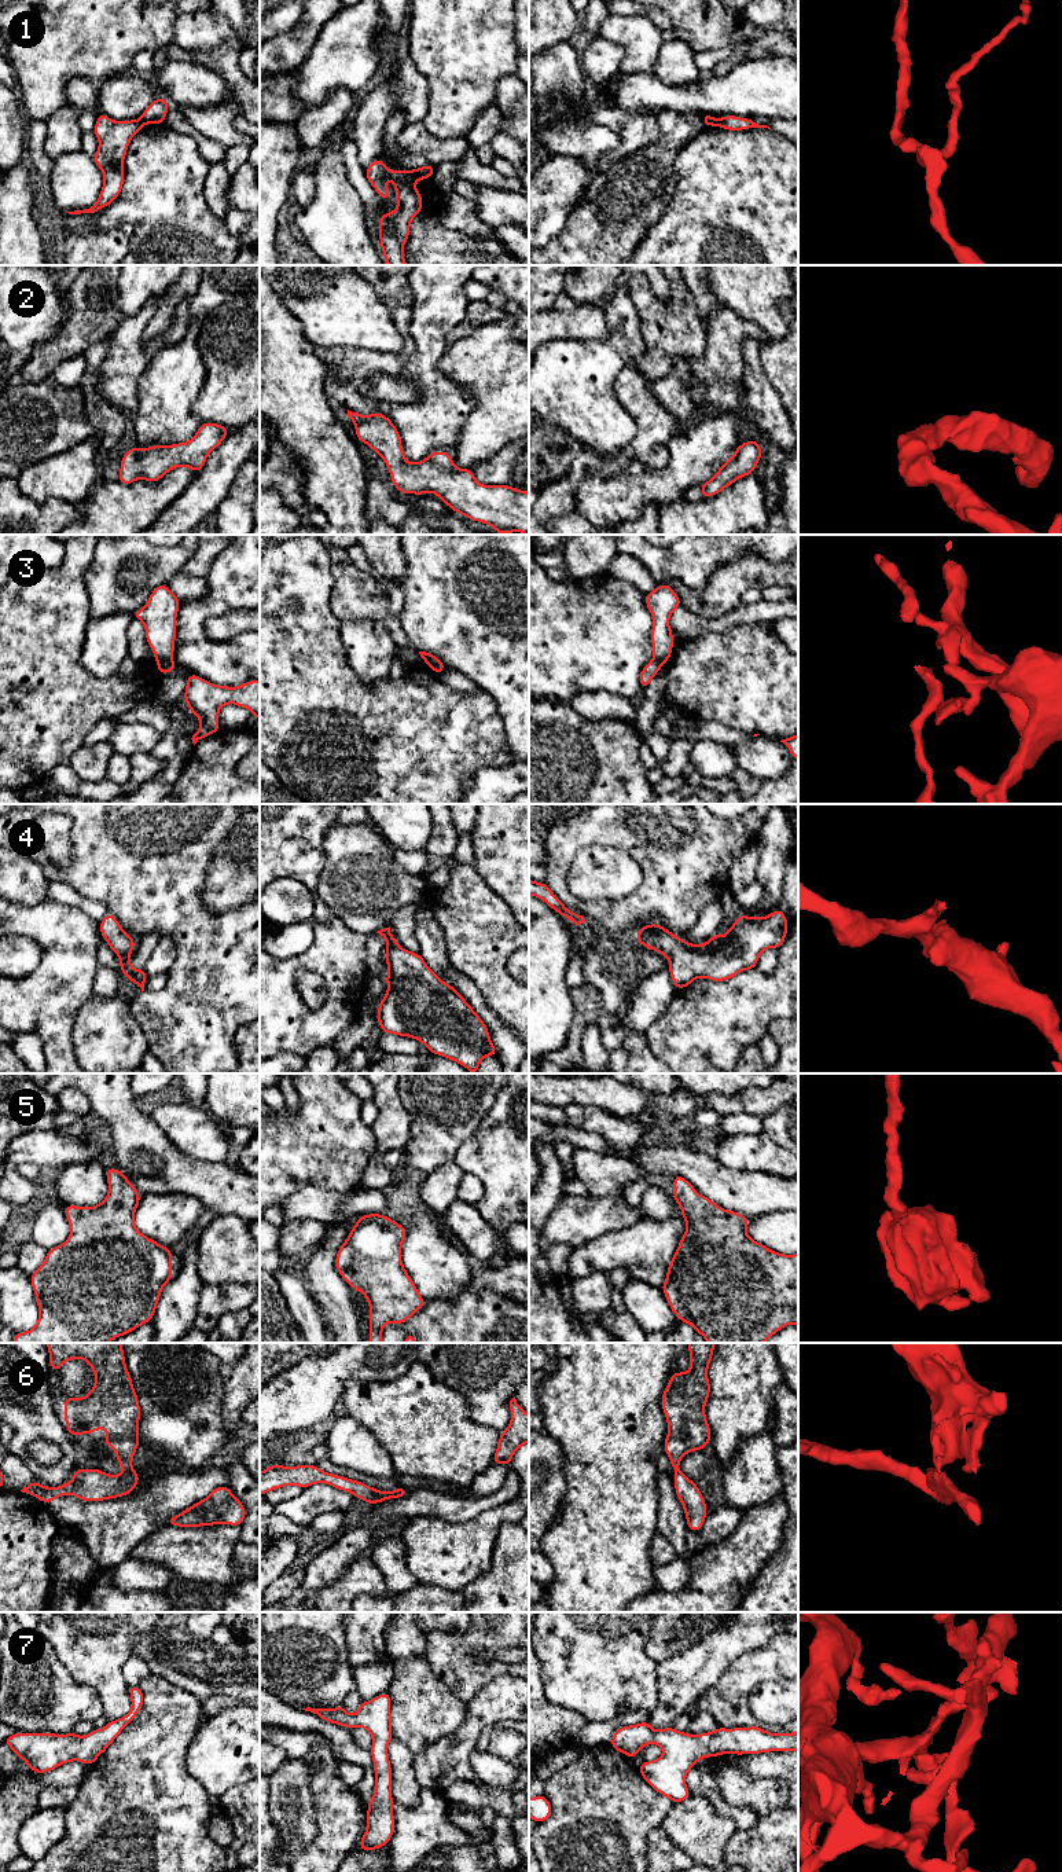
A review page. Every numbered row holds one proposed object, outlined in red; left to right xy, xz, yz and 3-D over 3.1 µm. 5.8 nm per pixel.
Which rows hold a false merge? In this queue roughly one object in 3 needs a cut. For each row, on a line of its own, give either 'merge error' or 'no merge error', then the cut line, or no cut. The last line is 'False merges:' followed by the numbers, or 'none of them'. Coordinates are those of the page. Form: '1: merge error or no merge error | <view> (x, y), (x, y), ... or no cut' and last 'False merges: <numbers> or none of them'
1: merge error | xz (410, 171), (412, 182)
2: no merge error | no cut
3: merge error | xy (172, 660), (157, 663)
4: no merge error | no cut
5: no merge error | no cut
6: merge error | xy (132, 1469), (124, 1474)
7: no merge error | no cut
False merges: 1, 3, 6

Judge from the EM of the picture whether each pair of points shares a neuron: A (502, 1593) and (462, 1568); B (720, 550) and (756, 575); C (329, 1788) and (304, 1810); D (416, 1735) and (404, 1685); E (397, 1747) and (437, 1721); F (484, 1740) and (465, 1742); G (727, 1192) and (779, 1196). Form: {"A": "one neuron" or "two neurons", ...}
{"A": "two neurons", "B": "two neurons", "C": "two neurons", "D": "one neuron", "E": "two neurons", "F": "two neurons", "G": "one neuron"}

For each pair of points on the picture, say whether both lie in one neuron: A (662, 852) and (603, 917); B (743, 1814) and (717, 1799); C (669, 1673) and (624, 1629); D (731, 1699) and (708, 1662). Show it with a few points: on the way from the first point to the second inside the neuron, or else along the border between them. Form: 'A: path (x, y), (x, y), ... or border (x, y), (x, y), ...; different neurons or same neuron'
A: path (662, 873), (658, 881), (624, 916); same neuron
B: path (737, 1813), (730, 1812), (724, 1806); same neuron
C: border (657, 1663), (658, 1696); different neurons
D: border (741, 1655), (695, 1700); different neurons

